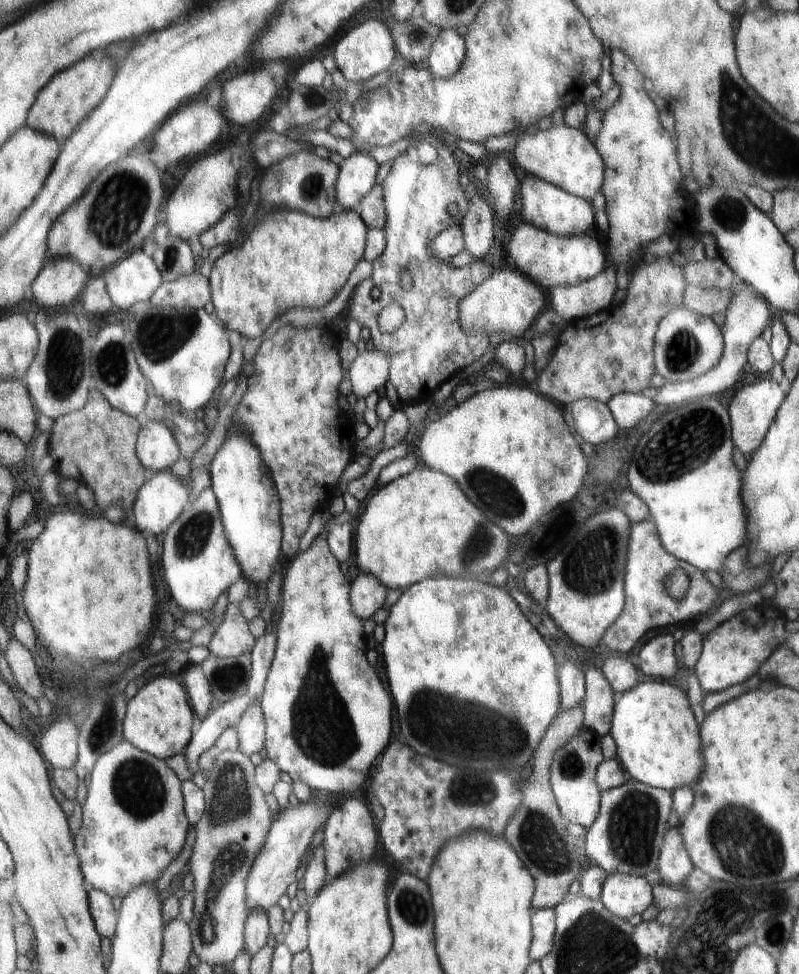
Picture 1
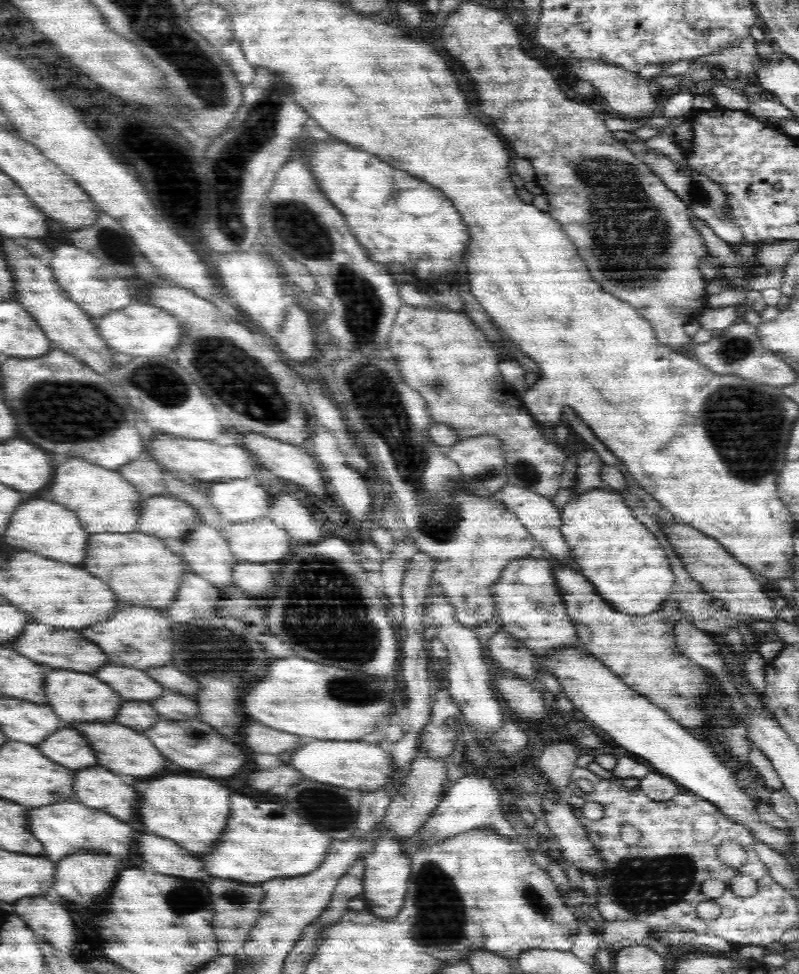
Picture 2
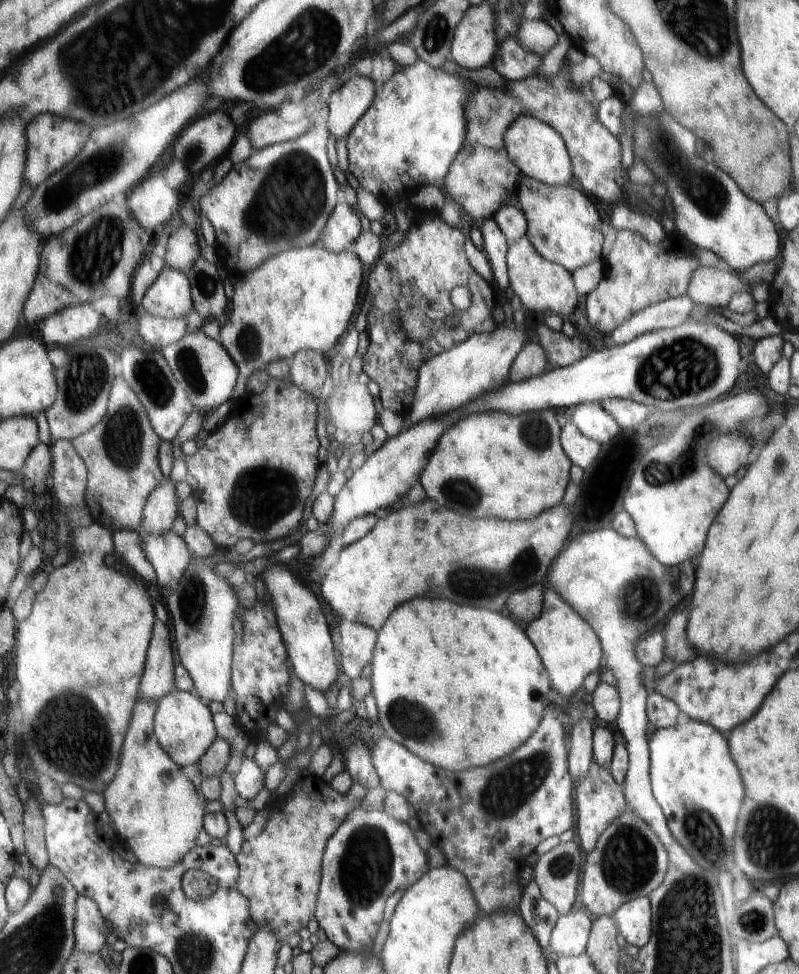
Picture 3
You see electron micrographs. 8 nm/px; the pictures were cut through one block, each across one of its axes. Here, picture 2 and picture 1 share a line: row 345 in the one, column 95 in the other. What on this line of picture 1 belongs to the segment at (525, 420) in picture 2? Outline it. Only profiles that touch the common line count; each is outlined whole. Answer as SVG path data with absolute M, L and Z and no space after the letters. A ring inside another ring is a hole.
M94 385L89 404L83 410L62 416L55 422L49 448L49 454L62 477L76 475L80 481L94 488L100 512L105 512L112 504L118 504L127 510L128 518L125 521L130 522L133 522L132 508L135 499L146 482L157 474L144 465L138 453L142 421L143 418L114 408Z

